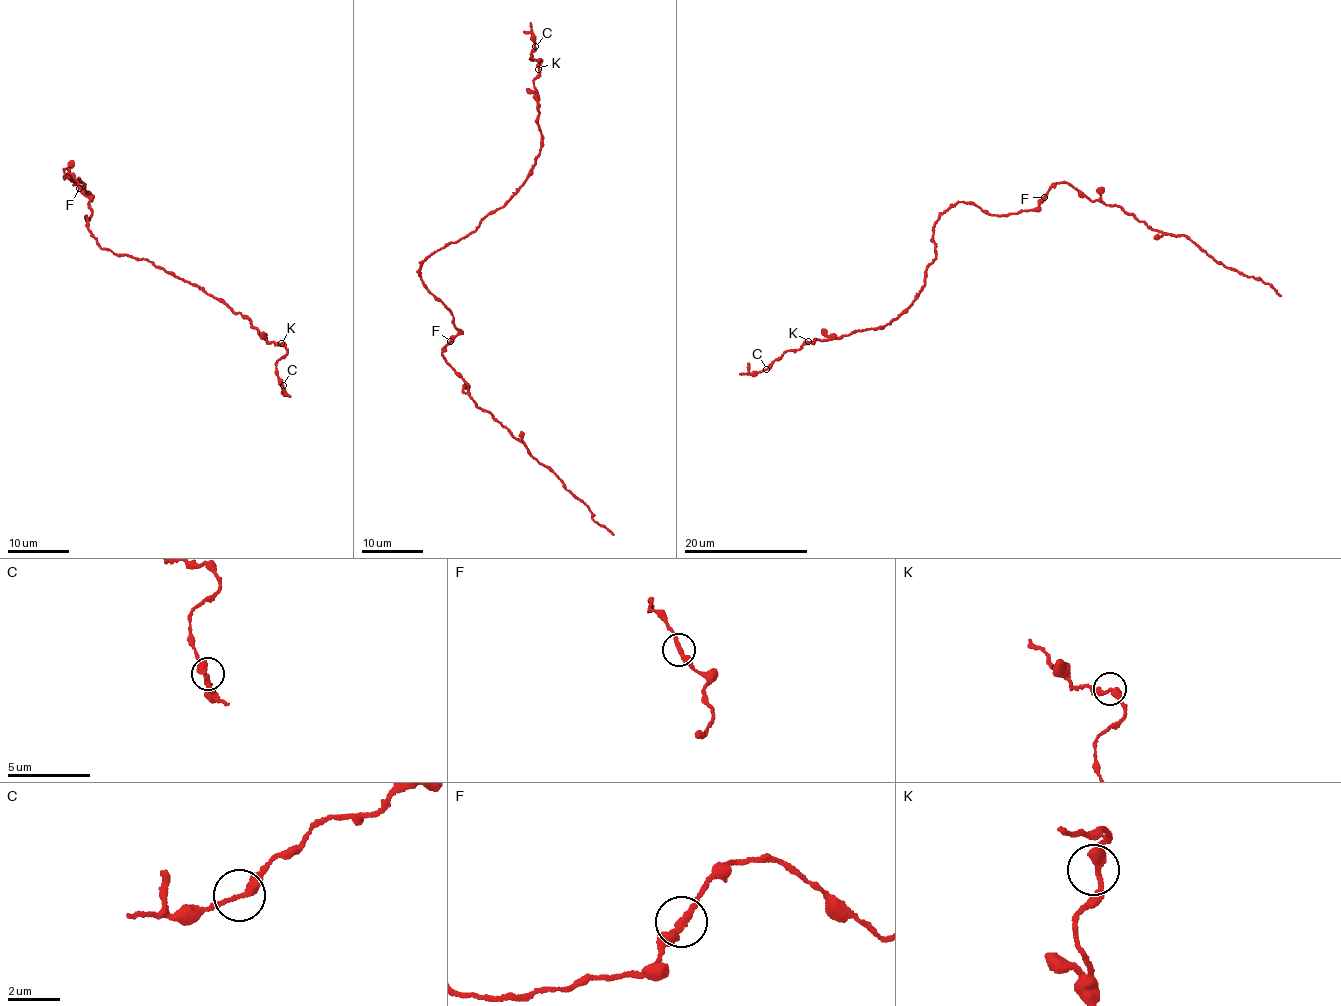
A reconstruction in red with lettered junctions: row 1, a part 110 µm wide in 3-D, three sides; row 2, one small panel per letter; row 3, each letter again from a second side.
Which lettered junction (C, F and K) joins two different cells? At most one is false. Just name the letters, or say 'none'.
none

